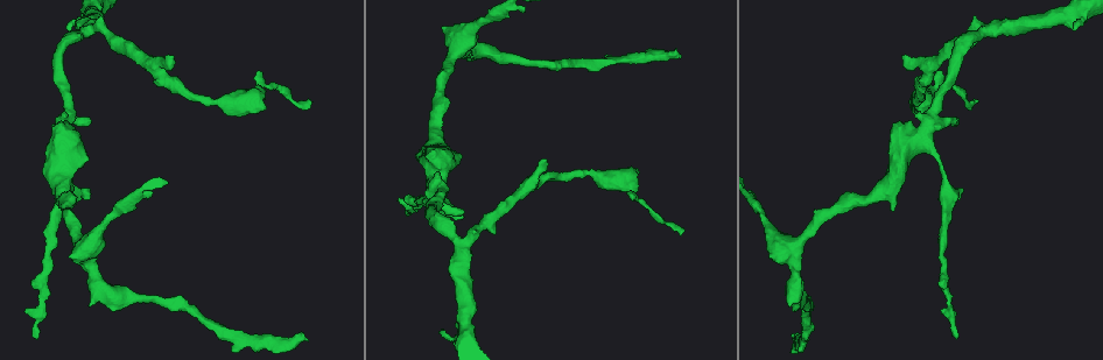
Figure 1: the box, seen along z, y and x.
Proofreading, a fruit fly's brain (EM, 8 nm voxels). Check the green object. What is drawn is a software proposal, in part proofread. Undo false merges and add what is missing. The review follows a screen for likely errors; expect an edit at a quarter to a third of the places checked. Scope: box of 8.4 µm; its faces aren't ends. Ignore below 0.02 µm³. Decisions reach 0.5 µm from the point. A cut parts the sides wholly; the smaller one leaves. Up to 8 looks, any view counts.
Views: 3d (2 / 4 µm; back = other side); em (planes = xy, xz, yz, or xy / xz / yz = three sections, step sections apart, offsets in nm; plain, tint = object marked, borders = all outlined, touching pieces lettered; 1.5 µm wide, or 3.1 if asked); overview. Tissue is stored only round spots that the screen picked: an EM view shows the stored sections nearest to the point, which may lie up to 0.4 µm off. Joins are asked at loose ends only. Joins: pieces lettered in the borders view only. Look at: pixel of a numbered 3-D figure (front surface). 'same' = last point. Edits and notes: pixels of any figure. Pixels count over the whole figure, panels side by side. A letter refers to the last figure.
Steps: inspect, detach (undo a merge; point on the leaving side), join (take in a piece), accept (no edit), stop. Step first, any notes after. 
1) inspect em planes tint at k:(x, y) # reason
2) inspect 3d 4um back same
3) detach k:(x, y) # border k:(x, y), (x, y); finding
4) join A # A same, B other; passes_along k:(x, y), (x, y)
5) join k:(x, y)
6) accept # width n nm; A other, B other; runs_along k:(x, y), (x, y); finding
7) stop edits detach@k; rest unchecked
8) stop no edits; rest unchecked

inspect em planes borders at 1:(917, 100) # sudden change in width

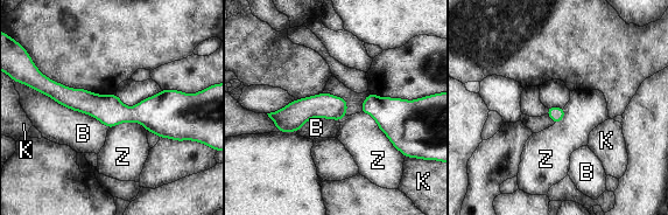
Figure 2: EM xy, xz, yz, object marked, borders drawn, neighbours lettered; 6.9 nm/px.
accept # B other, K other, Z other; runs_along 2:(44, 90), (115, 112), (182, 102); all the same neuron

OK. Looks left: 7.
inspect 3d 4um back at 1:(462, 213) # free end

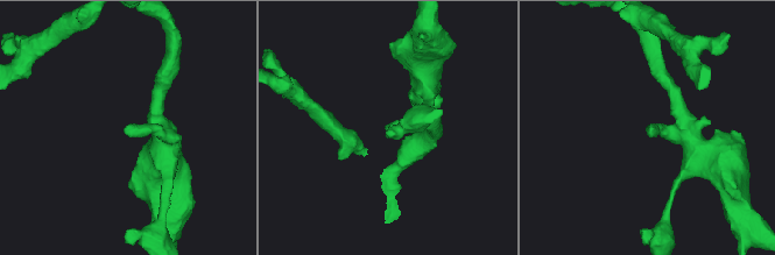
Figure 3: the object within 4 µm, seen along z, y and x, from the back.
inspect em xy step 4 borders at 3:(649, 130)

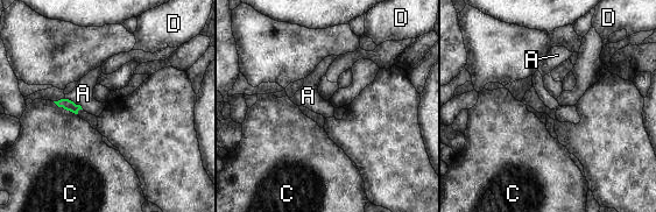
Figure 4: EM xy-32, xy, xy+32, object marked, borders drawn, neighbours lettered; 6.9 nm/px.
inspect em planes borders same # cut it another way

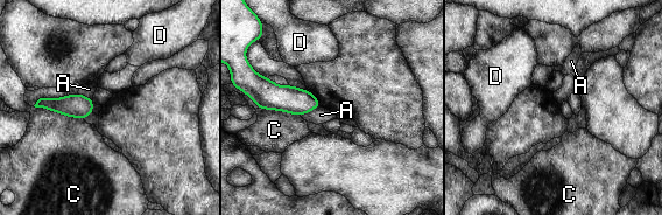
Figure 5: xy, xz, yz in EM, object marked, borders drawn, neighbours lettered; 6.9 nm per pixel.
accept # longest_contact C 360 nm; A other, C other, D other; runs_along 5:(243, 53), (269, 96), (316, 104); no lettered piece goes on from it

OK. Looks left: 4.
inspect 3d 2um at 1:(681, 57) # long arm stops here

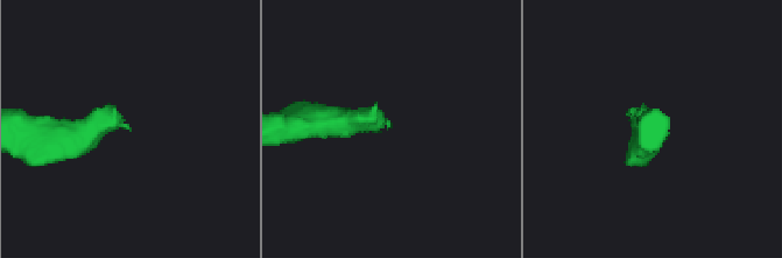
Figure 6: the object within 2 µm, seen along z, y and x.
inspect em xy step 8 tint at 6:(391, 124)

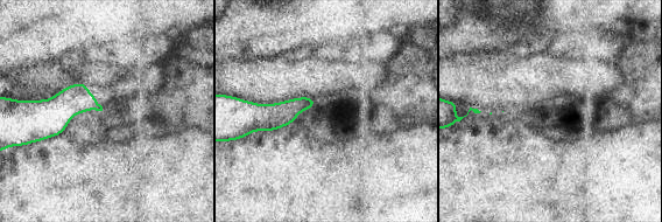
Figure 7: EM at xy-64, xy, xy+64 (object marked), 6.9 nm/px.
inspect em planes borders same # another direction

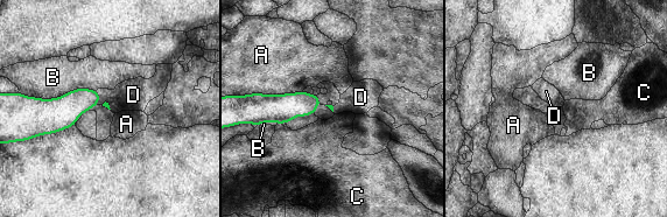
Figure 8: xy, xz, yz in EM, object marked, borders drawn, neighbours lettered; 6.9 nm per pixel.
join D # A other, B other, C other, D same; passes_along 8:(67, 109), (100, 97), (133, 95); it goes on there

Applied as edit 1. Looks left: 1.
stop edits join@8; rest unchecked

